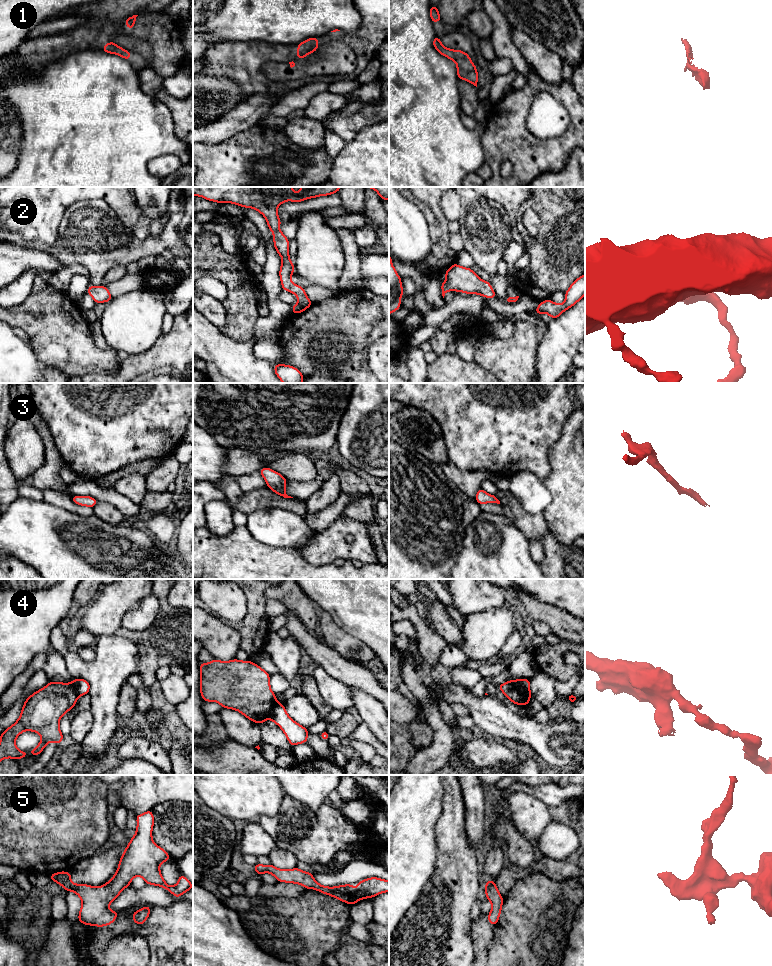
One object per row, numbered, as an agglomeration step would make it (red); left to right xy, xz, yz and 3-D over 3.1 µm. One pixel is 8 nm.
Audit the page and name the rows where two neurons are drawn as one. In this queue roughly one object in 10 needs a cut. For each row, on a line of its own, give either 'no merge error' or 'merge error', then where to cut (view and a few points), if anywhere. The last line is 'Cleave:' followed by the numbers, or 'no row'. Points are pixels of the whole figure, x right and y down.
1: no merge error; no cut
2: no merge error; no cut
3: no merge error; no cut
4: merge error; cut in yz along (515, 680), (518, 688), (530, 695)
5: no merge error; no cut
Cleave: 4

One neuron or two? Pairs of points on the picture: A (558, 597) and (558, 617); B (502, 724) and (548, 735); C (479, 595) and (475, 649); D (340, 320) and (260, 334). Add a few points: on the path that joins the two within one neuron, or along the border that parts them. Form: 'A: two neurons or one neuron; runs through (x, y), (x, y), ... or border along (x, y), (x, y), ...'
A: two neurons; border along (535, 597), (565, 610), (574, 617)
B: one neuron; runs through (513, 726), (524, 728), (537, 735)
C: two neurons; border along (501, 606), (473, 612), (465, 618)
D: two neurons; border along (292, 313), (279, 328)

